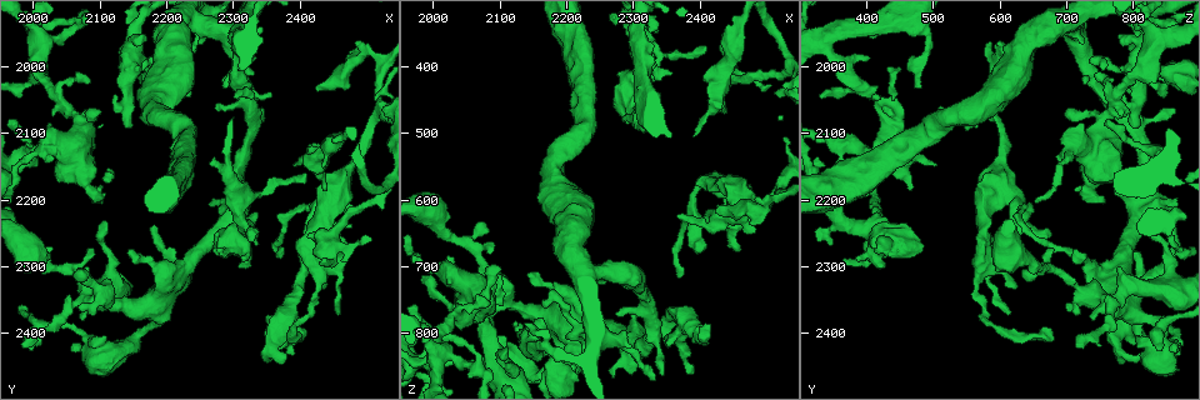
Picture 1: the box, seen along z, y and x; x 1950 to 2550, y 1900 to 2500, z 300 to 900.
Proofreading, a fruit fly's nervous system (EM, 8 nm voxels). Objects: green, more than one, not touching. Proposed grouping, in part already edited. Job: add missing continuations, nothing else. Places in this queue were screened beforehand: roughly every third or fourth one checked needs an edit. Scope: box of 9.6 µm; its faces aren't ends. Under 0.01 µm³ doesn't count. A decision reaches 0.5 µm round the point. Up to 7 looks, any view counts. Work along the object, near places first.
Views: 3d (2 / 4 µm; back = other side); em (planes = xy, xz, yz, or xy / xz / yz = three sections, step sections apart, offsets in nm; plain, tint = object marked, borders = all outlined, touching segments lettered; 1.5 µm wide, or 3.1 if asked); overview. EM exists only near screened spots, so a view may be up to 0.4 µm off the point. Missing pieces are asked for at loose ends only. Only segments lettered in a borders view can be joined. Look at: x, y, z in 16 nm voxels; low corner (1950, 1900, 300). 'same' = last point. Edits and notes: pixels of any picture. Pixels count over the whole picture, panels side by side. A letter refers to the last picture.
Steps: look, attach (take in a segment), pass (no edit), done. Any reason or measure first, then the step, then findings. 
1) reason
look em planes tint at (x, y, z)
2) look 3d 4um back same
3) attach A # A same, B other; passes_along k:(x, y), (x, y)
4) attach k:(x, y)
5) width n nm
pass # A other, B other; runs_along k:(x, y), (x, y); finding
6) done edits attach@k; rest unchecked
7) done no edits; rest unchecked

free end
look em planes borders at (2295, 2275, 485)

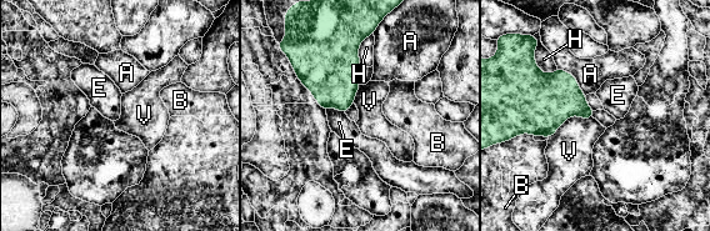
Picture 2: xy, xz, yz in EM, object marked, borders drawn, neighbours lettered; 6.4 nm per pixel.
pass # A other, B other, E other, H other, V other; border 2:(591, 116), (570, 116), (548, 137); none of them fits

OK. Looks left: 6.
look em xy step 4 borders at (2355, 2380, 820)

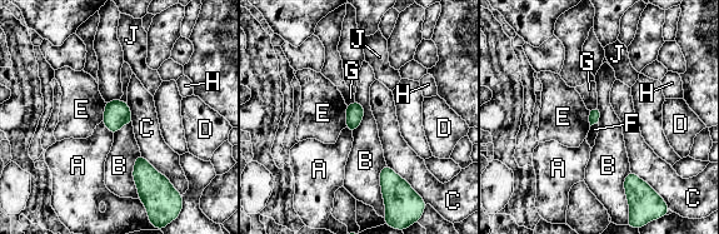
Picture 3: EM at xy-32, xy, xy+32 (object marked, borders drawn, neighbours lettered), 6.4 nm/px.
pass # A other, B other, C other, D other, E other, F other, G other, H other, J other; border 3:(598, 122), (590, 127); none of them fits

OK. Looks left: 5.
branch stops here
look 3d 2um at (2145, 2270, 715)

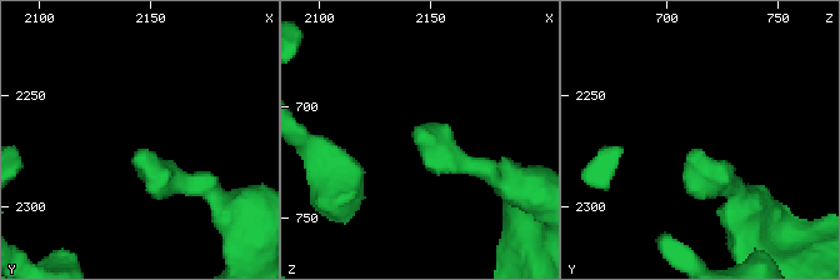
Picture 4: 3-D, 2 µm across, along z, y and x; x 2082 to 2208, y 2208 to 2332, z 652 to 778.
look em planes borders at (2147, 2275, 713)

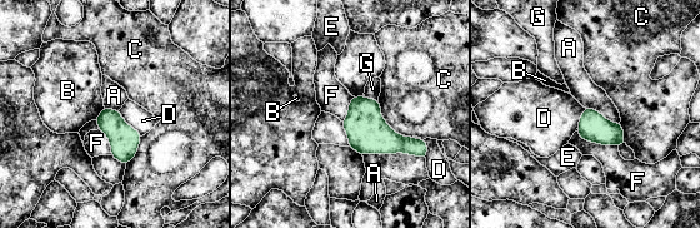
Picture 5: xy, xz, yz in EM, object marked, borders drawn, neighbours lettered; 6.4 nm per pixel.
width 170 nm
pass # A other, B other, C other, D other, E other, F other, G other; border 5:(585, 107), (594, 108), (619, 123); none of them fits

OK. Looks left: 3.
done no edits; rest unchecked

